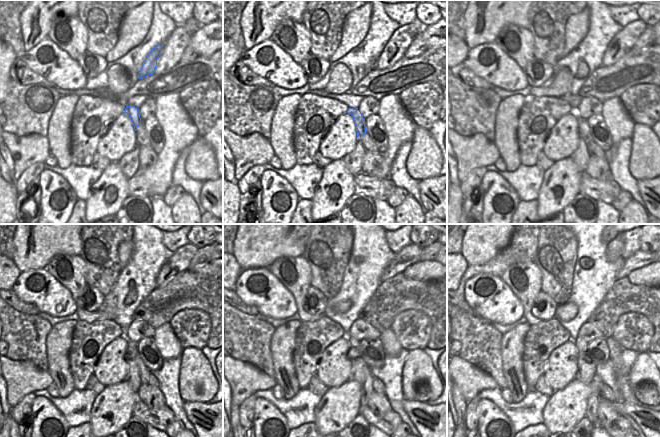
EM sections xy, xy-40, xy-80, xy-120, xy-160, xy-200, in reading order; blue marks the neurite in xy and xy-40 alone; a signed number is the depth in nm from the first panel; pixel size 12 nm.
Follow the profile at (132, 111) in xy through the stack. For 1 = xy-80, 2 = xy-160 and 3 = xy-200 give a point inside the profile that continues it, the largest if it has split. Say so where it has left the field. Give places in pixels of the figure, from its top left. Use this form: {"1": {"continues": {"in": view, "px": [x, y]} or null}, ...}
{"1": {"continues": {"in": "xy-80", "px": [583, 127]}}, "2": {"continues": {"in": "xy-160", "px": [368, 385]}}, "3": {"continues": {"in": "xy-200", "px": [591, 411]}}}

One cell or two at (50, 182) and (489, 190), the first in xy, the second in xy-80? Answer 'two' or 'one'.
one

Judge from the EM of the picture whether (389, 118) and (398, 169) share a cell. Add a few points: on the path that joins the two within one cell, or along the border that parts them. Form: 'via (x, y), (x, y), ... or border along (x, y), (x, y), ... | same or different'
border along (410, 141), (397, 151), (390, 178) | different

